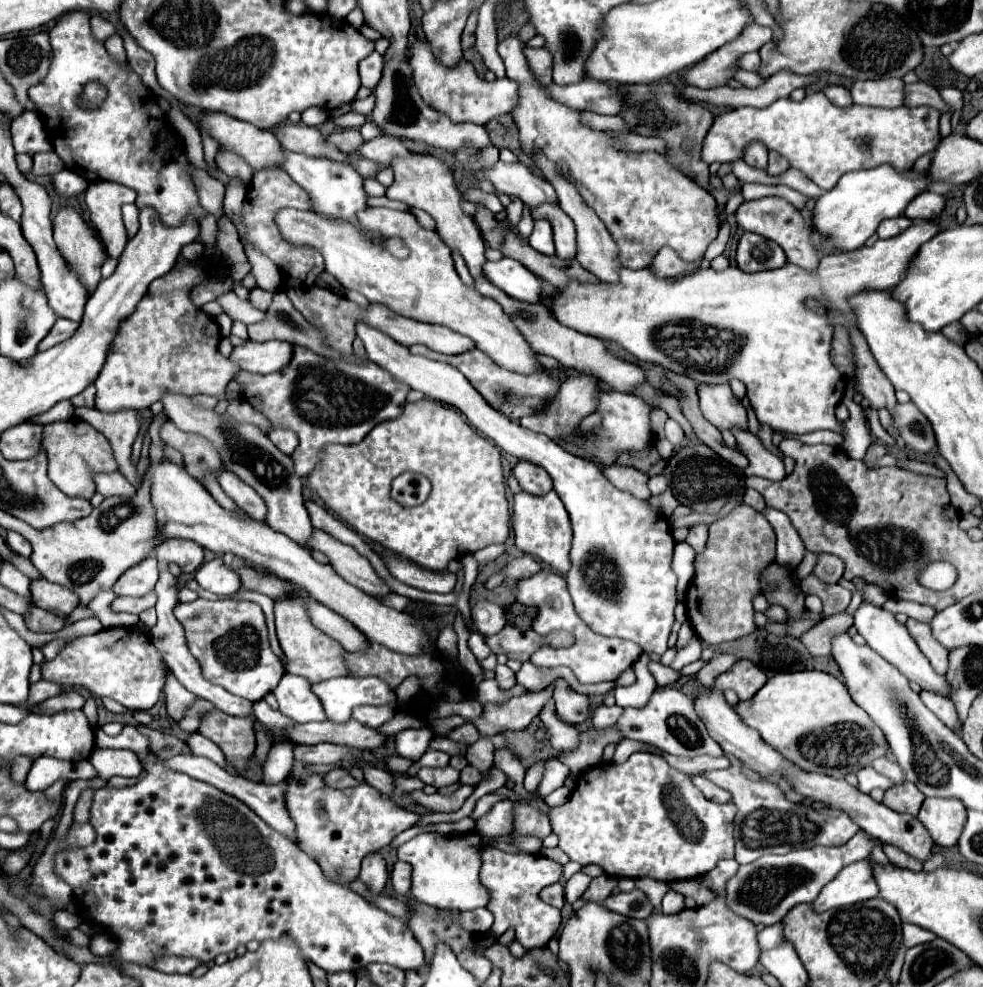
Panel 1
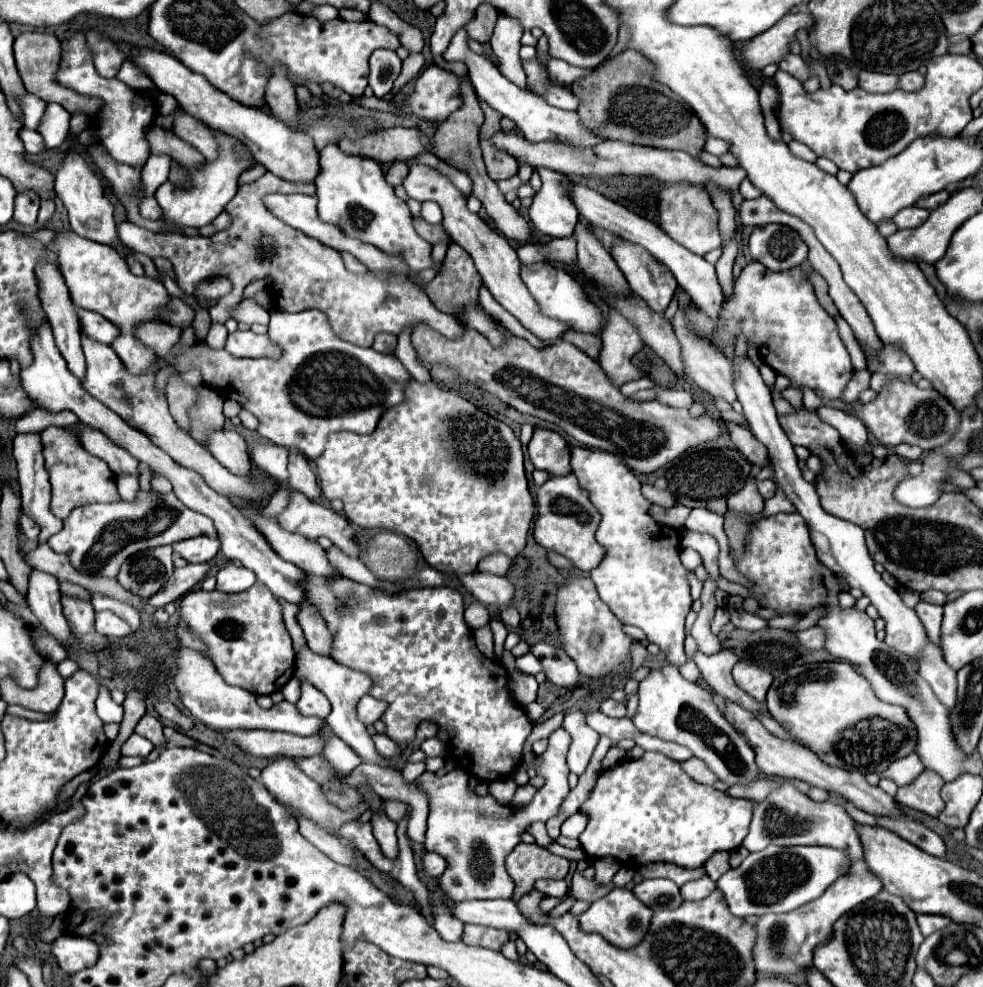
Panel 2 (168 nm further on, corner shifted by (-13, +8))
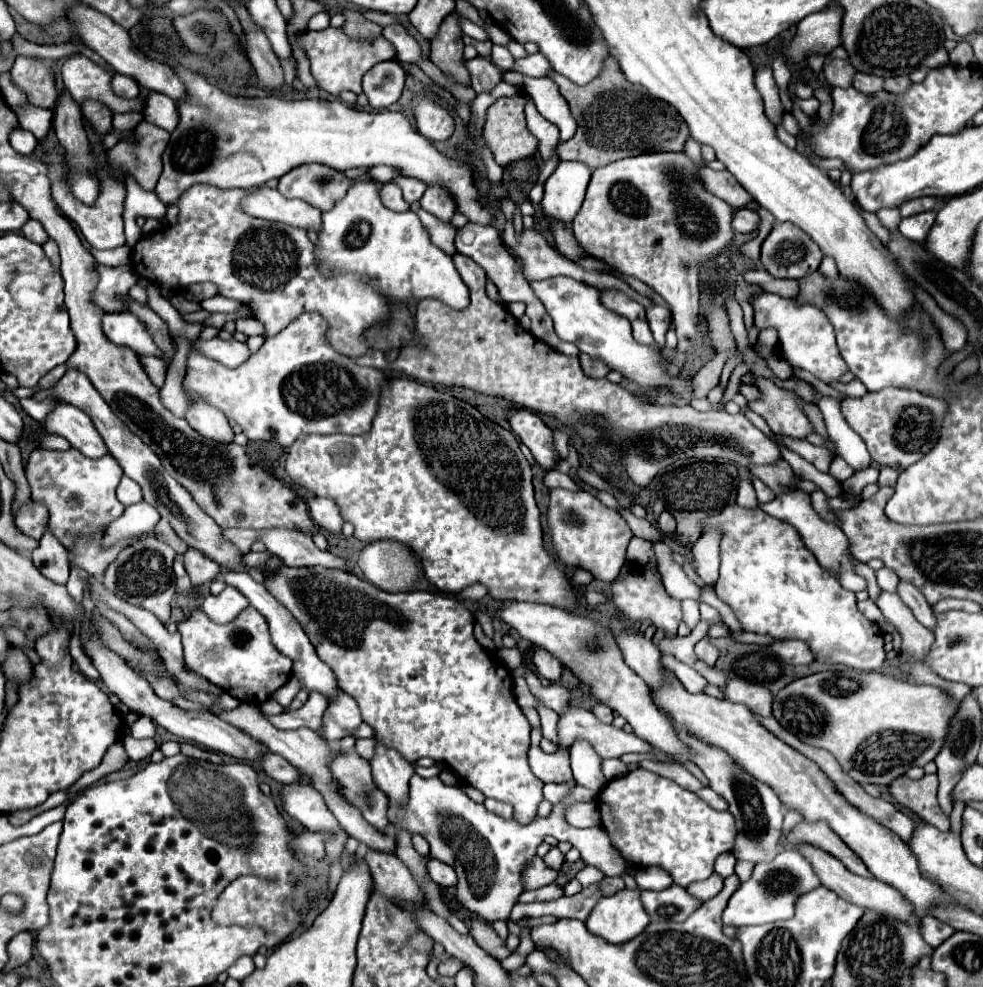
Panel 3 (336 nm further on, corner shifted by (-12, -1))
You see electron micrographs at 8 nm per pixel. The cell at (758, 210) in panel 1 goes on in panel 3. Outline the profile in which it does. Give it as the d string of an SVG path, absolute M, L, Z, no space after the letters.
M739 208L733 216L733 228L735 232L741 232L741 234L749 234L757 230L759 224L761 224L761 218L757 216L755 210L749 210L749 208Z

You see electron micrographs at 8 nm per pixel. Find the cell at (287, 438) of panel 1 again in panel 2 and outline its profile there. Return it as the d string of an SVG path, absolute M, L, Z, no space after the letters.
M290 449L290 463L288 463L288 485L300 493L304 493L308 499L318 499L322 495L318 483L316 483L316 475L312 473L312 469L308 467L306 457L298 451L298 449Z

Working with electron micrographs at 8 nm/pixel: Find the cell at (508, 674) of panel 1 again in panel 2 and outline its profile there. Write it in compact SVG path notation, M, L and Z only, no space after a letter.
M512 671L510 675L512 683L510 683L510 689L512 689L512 695L514 699L520 703L520 705L528 705L532 701L536 701L536 691L538 691L538 683L532 675L524 675L524 673L516 673Z

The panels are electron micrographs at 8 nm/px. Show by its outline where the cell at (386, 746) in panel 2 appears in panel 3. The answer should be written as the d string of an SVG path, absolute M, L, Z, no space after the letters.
M359 738L355 744L355 750L363 760L371 760L375 754L375 740L373 738L365 738L365 740Z

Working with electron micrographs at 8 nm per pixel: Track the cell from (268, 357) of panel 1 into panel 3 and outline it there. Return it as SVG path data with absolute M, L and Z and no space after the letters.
M213 338L213 340L197 340L197 348L207 356L207 358L213 358L229 368L237 368L241 366L243 362L247 362L247 358L251 356L251 350L247 344L243 342L237 342L235 338L231 340L219 340L219 338Z

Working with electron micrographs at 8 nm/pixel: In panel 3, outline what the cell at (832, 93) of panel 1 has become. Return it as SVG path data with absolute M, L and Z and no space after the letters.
M829 60L823 66L823 74L825 74L825 80L829 82L829 86L849 88L853 82L853 76L855 76L855 68L847 60Z

